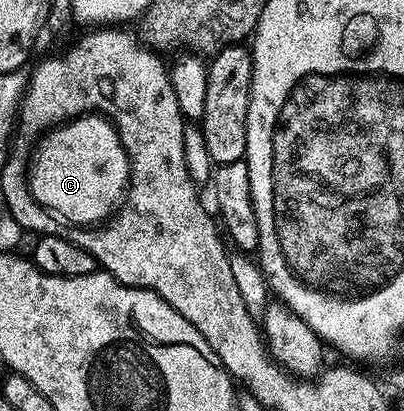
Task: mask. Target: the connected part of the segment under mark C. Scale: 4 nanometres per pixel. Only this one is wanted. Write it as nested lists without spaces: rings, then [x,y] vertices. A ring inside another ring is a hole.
[[[99,113],[81,115],[49,130],[37,142],[28,168],[33,197],[72,225],[103,224],[125,198],[129,178],[128,154],[120,135]]]

